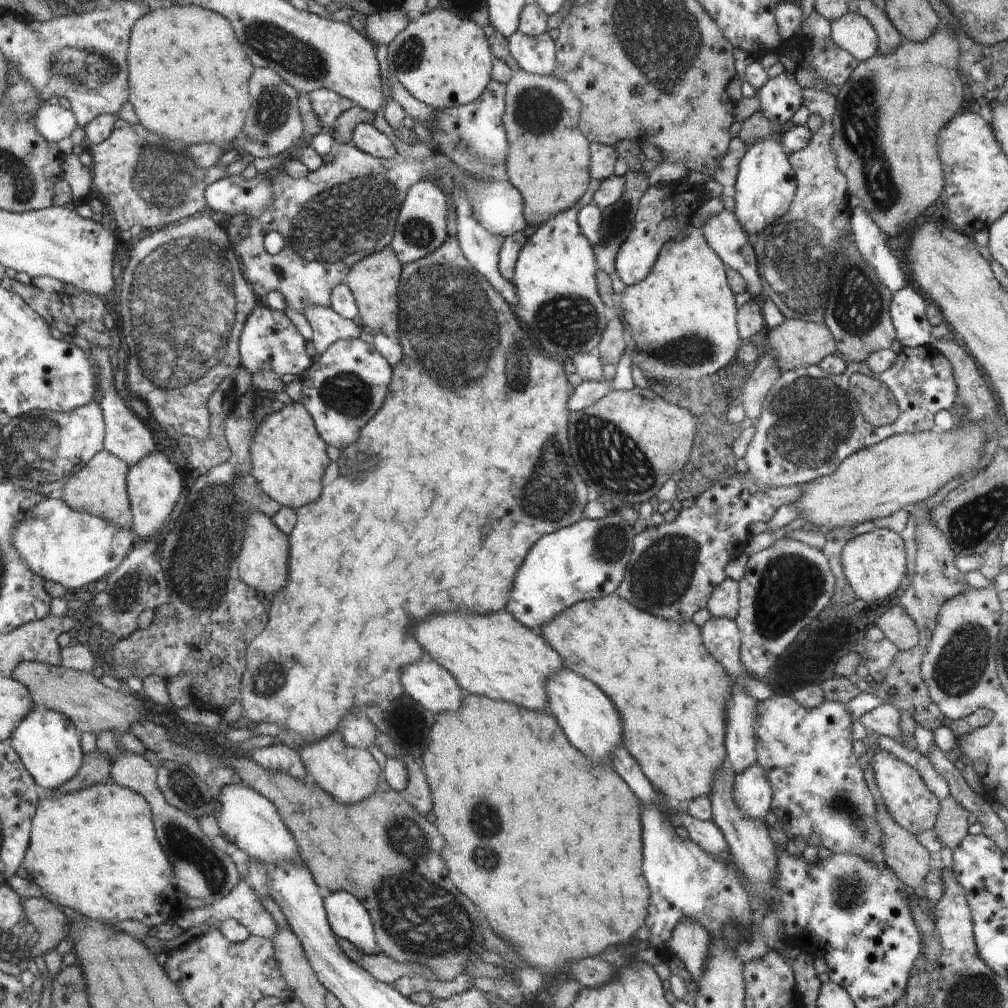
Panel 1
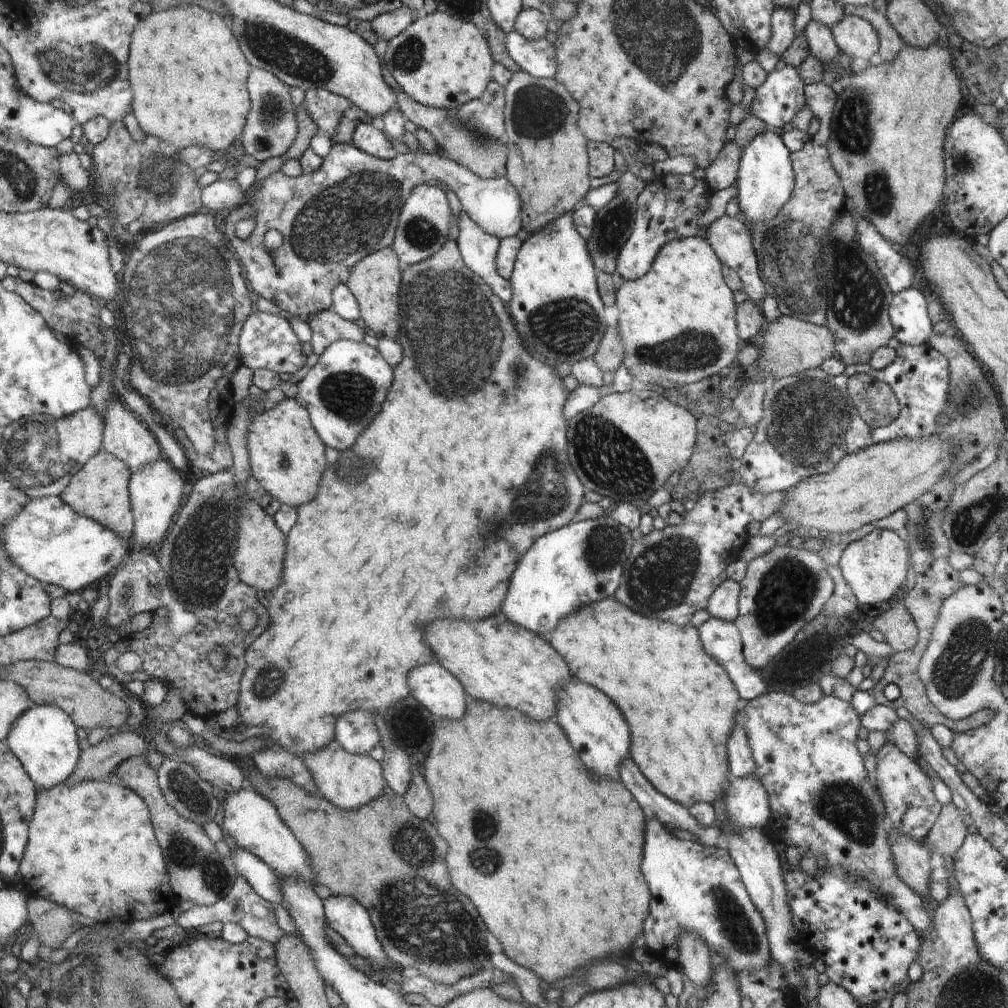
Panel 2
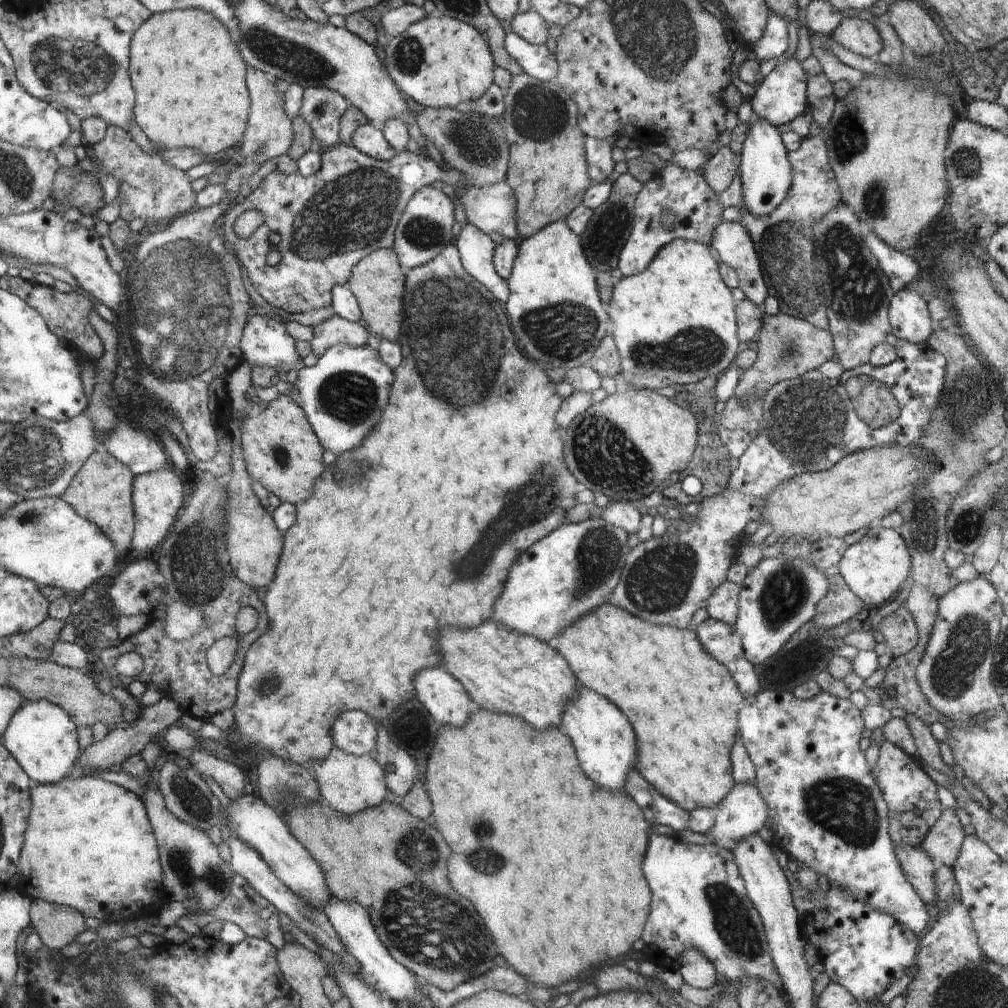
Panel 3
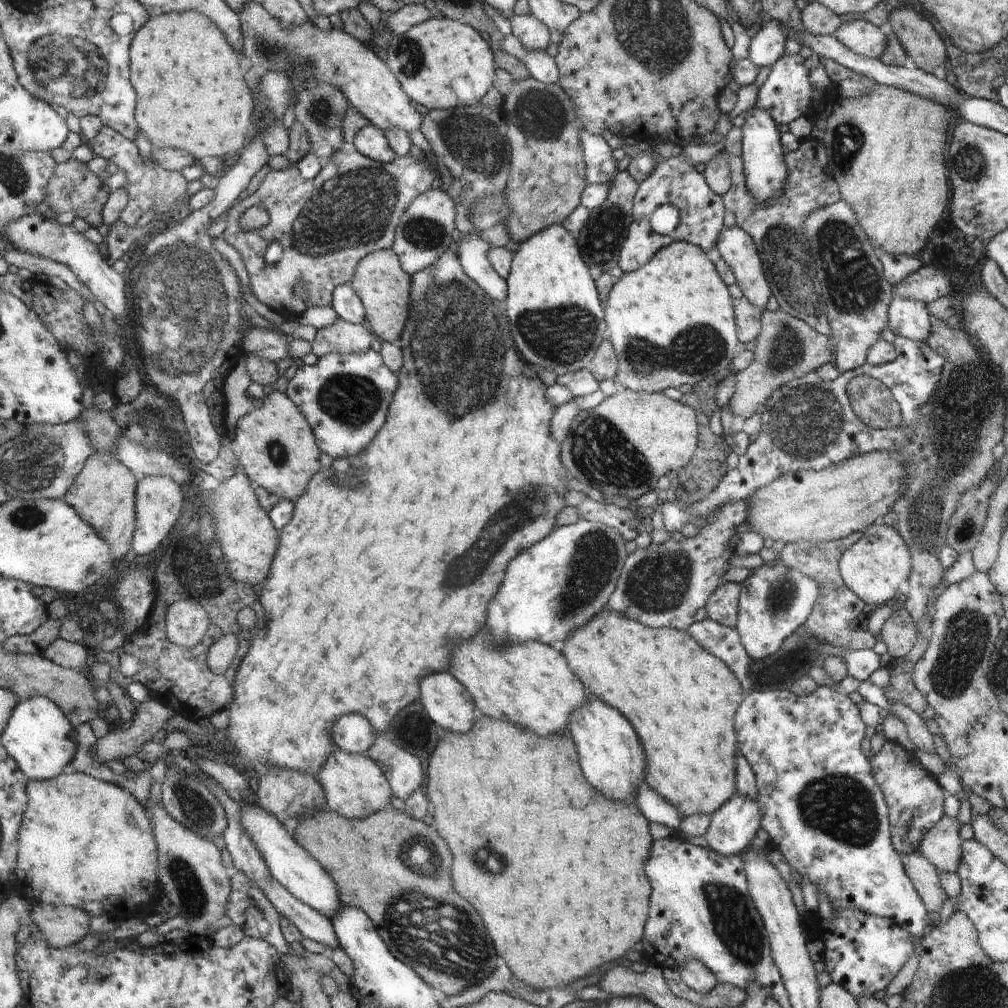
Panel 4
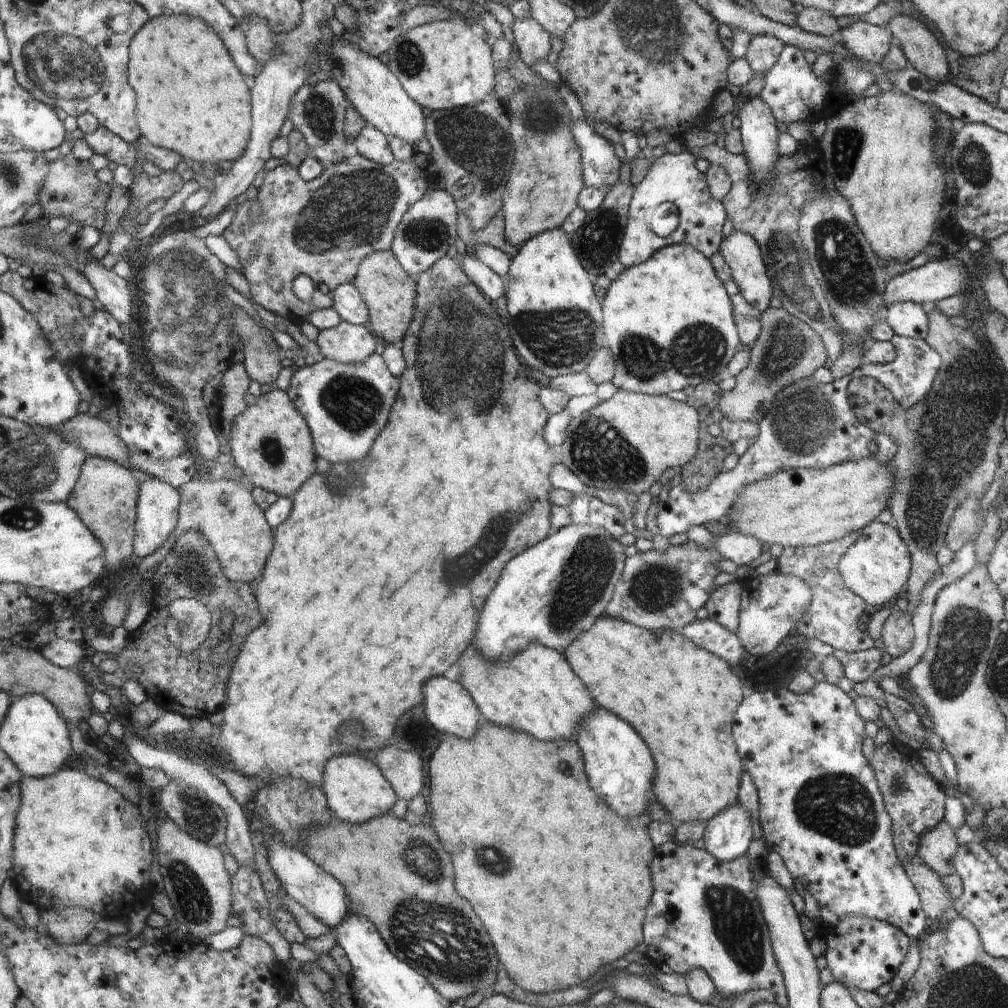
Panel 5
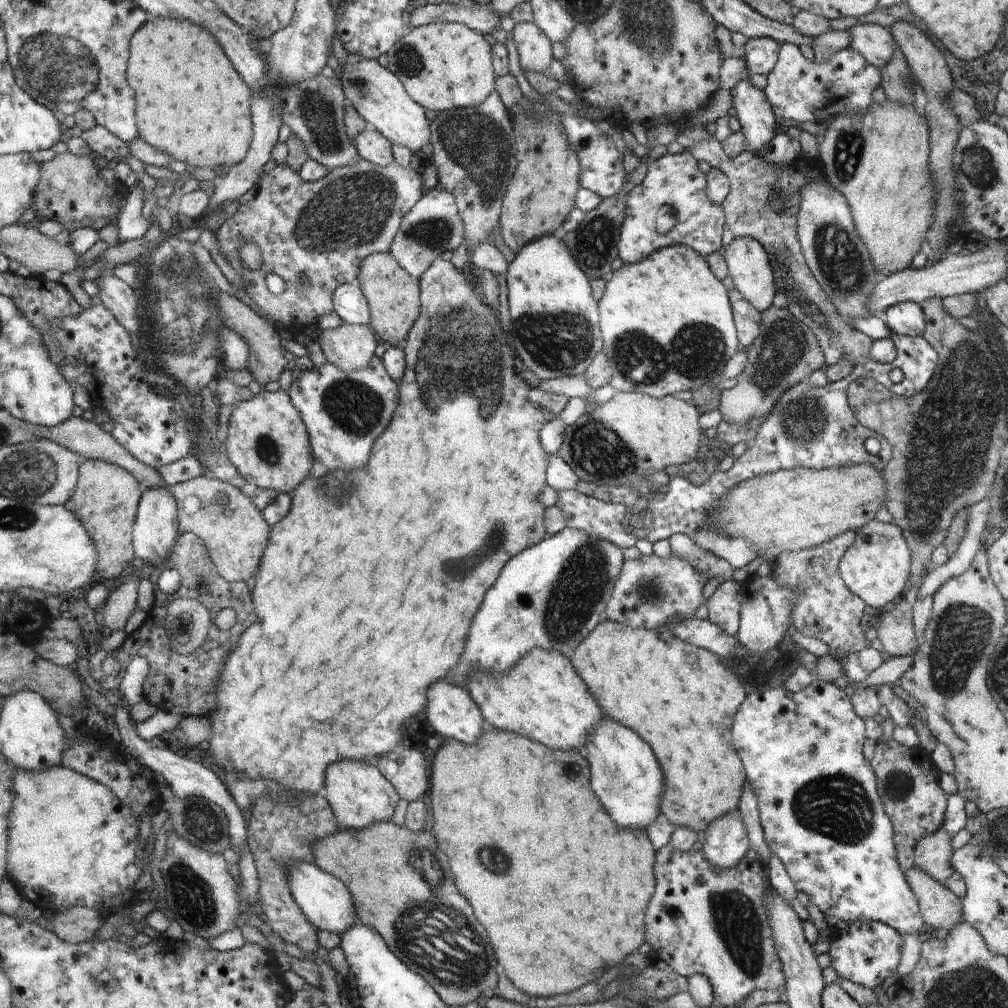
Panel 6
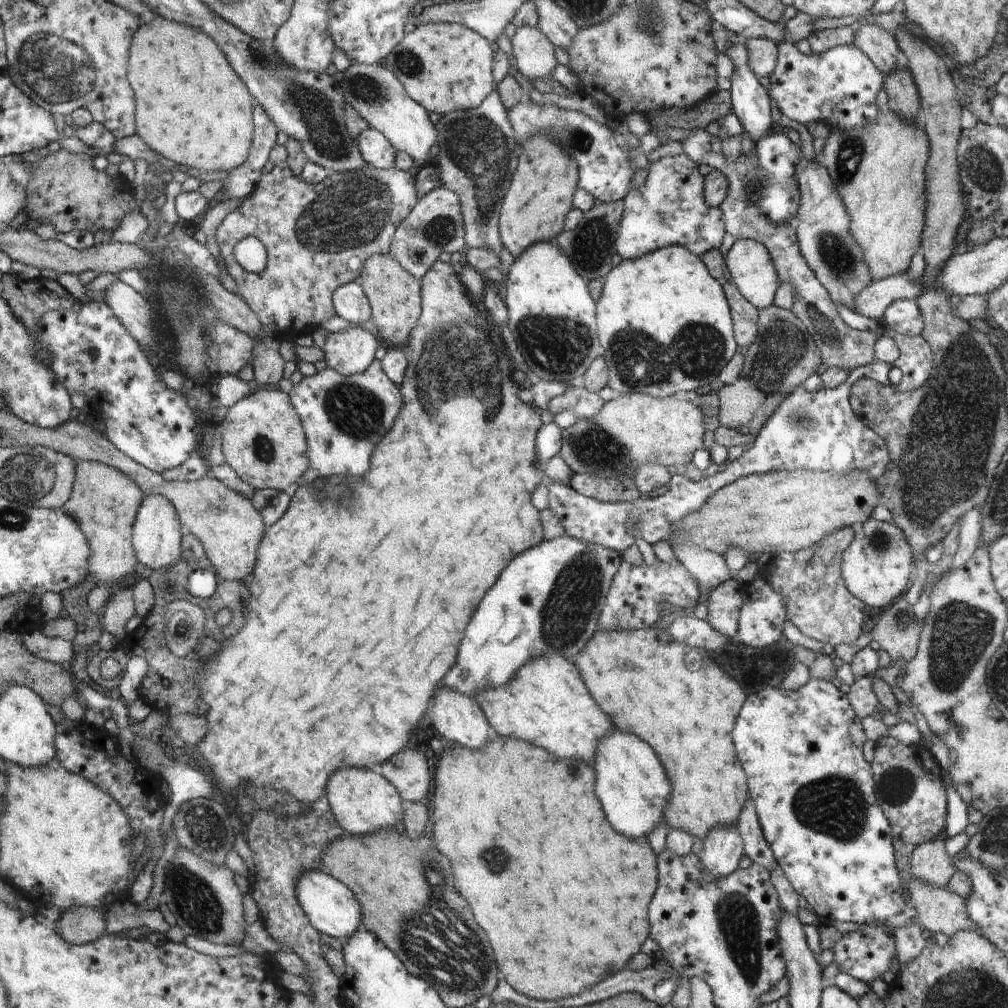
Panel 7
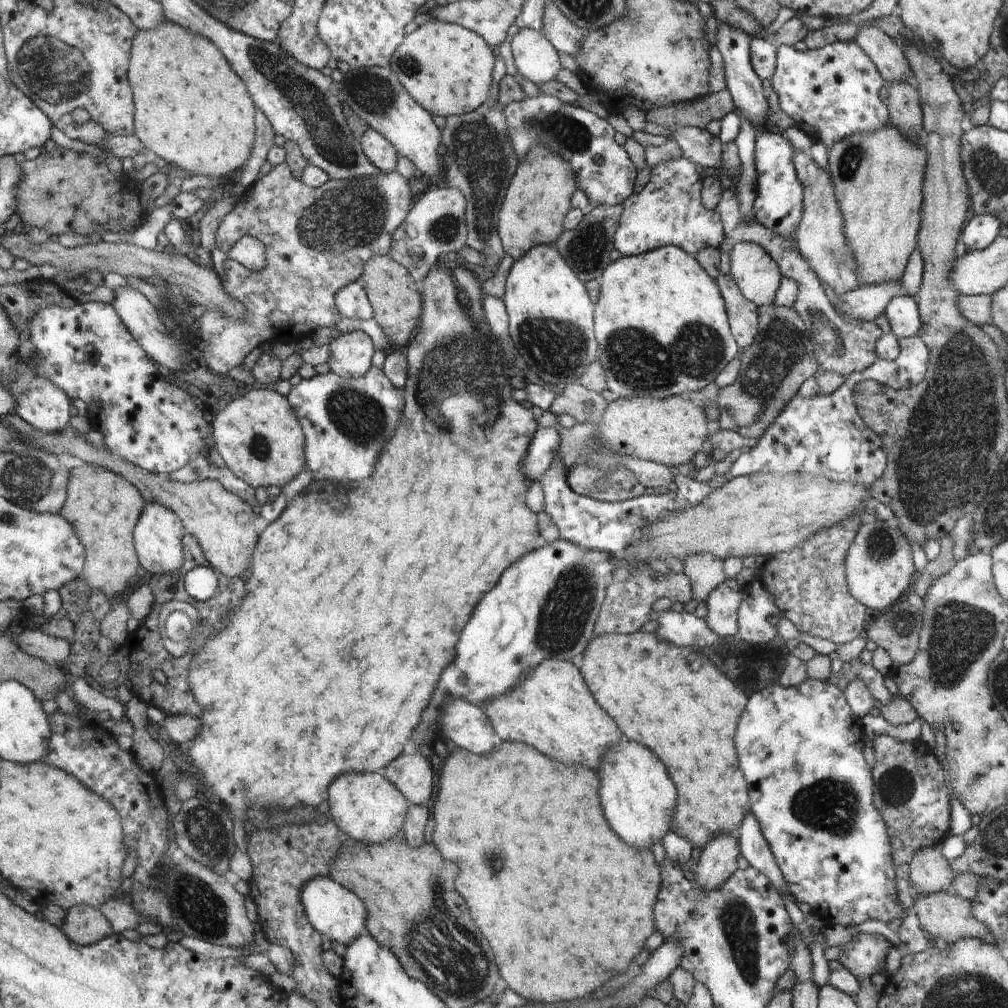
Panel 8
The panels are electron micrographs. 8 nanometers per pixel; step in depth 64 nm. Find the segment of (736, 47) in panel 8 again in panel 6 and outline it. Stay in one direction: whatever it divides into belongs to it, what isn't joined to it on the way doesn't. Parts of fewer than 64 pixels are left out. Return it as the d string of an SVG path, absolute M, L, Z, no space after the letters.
M750 75L731 90L733 96L733 114L738 119L749 150L758 153L773 140L776 123L772 106L766 92L756 88Z

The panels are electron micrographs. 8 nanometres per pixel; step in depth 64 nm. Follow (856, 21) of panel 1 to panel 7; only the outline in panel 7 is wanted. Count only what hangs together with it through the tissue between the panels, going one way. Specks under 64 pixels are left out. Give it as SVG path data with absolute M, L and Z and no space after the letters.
M862 23L852 44L886 75L894 72L903 60L896 37L871 23Z

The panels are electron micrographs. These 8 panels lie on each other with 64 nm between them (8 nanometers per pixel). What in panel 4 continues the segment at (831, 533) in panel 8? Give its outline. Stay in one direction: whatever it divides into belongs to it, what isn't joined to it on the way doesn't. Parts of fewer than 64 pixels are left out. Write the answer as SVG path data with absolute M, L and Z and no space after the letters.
M862 531L853 532L852 535L843 539L830 540L828 542L818 542L814 545L807 541L788 542L779 553L779 560L782 560L784 566L796 568L798 572L818 580L822 586L821 595L818 596L817 603L813 606L809 619L803 624L808 633L824 640L824 643L830 643L840 648L848 650L872 649L876 644L876 637L866 629L854 630L852 622L854 618L862 612L864 602L858 598L857 593L852 592L842 580L839 571L839 560L843 552L846 552L862 536Z

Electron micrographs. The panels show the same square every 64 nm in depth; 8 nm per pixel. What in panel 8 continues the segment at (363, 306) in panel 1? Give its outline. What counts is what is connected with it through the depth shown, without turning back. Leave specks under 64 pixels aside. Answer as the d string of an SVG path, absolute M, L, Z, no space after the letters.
M390 255L371 256L364 264L359 281L368 293L370 304L373 305L373 317L382 328L390 346L409 346L414 328L420 322L422 314L422 298L418 294L416 282L408 270Z

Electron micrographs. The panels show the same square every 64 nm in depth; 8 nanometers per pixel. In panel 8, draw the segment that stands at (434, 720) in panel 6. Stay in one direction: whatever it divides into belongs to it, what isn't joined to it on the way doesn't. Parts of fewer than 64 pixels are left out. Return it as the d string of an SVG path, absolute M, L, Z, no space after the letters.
M450 698L441 711L442 734L457 748L484 756L502 742L481 706L464 698Z

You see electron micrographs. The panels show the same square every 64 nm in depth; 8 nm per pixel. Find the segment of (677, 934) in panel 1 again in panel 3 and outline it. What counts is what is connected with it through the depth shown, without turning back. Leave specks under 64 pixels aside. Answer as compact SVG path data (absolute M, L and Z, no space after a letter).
M688 948L680 960L684 983L698 989L709 989L716 984L718 976L714 964L696 948Z

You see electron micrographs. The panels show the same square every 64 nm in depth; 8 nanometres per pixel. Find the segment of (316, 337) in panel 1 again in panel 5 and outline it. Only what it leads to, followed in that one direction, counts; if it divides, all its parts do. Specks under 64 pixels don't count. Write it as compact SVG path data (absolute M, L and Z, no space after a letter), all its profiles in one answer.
M342 321L334 328L320 331L315 343L324 359L354 365L375 352L378 340L364 325Z

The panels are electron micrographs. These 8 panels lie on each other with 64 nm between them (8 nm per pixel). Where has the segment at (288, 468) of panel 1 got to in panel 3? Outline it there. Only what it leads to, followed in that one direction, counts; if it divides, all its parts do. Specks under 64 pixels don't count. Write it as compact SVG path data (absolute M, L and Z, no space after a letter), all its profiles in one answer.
M280 395L258 416L242 422L242 452L246 468L268 492L282 502L306 503L315 495L314 487L322 476L322 445L311 424L292 397Z

